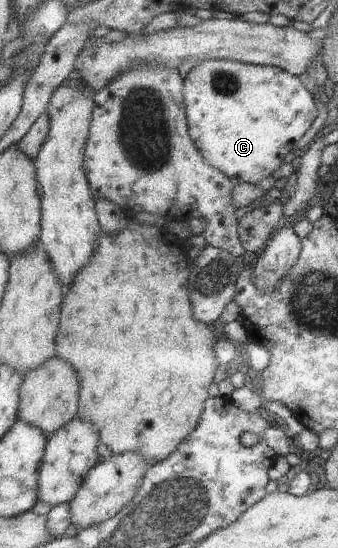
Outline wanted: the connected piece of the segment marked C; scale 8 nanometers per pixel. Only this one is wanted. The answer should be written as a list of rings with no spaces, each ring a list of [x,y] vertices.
[[[229,60],[205,61],[193,65],[184,81],[190,135],[208,162],[237,183],[257,185],[269,178],[285,162],[285,156],[295,150],[299,138],[305,136],[305,132],[313,126],[313,120],[319,116],[315,94],[303,86],[297,75],[275,66]]]

